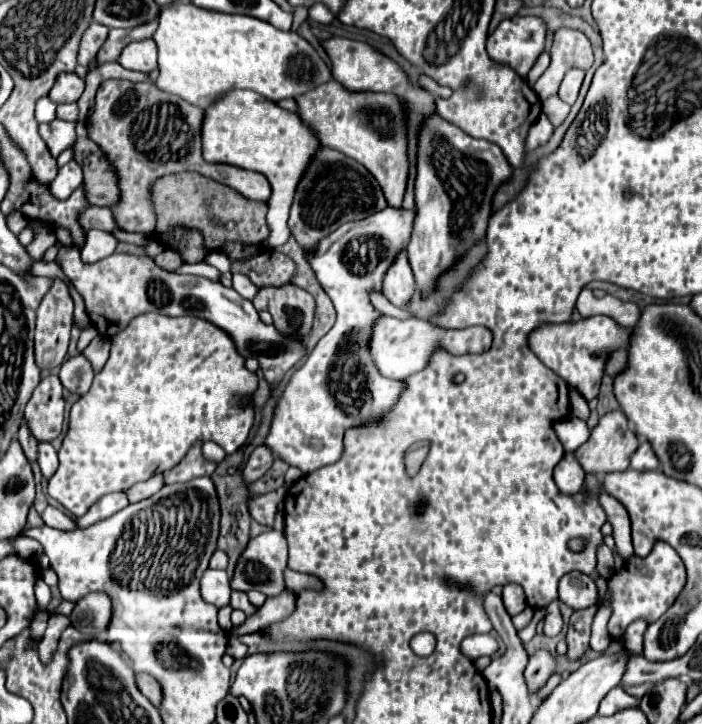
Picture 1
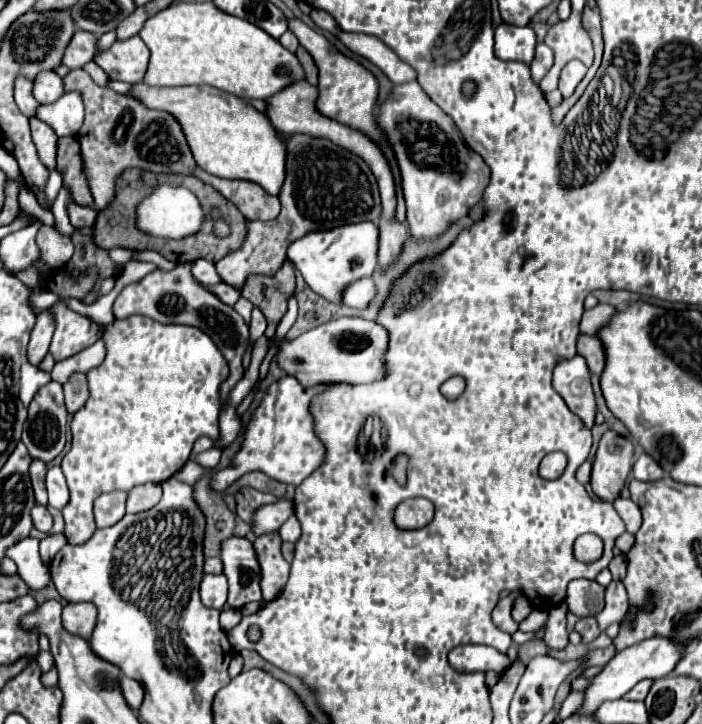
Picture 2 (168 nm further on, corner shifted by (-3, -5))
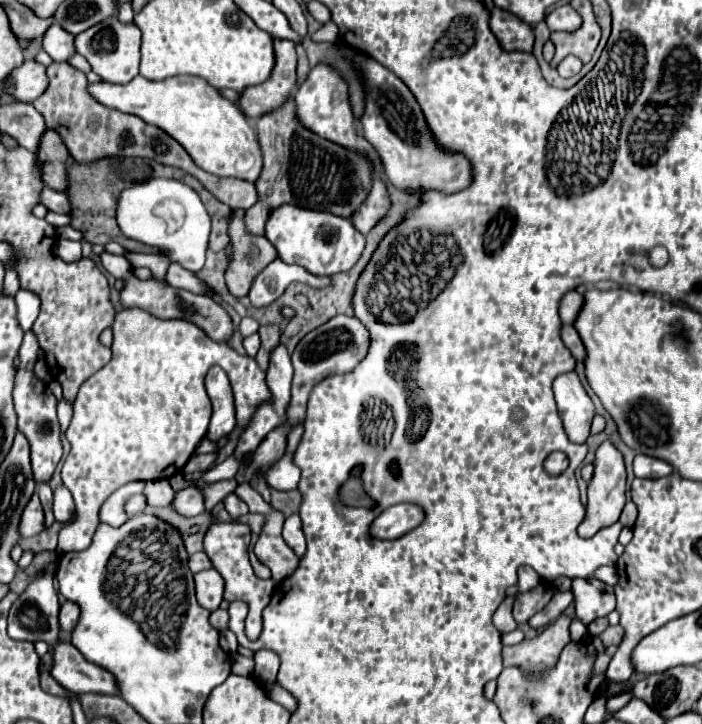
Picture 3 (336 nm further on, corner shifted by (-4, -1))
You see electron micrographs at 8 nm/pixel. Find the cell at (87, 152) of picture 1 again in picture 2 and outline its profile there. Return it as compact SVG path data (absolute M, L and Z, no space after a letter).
M61 137L57 151L57 169L63 175L63 185L71 189L73 201L85 207L93 207L93 195L83 169L83 155L75 137Z

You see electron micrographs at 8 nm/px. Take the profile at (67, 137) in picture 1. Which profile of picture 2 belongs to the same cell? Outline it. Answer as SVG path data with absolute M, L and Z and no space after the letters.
M31 119L31 135L33 135L33 143L37 147L39 159L43 159L43 163L49 169L55 169L55 165L57 165L57 141L59 141L55 131L51 131L51 127L47 127L47 123L43 123L39 119Z

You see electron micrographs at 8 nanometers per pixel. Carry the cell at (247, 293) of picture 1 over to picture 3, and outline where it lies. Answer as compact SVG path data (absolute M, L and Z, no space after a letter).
M170 265L168 271L166 271L166 281L172 285L172 287L178 287L178 289L186 289L186 291L192 291L192 293L206 293L208 287L204 281L200 281L192 271L184 271L184 267L176 267L176 265Z

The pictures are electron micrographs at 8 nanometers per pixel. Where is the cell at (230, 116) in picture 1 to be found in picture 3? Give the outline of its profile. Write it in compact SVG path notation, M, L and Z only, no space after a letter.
M136 75L126 85L112 85L104 81L90 83L88 93L104 107L136 115L148 125L166 131L186 149L200 169L212 175L238 177L252 183L260 175L262 153L254 129L248 125L238 105L224 99L212 85L204 83L204 79L178 75L164 81L148 81L142 75Z

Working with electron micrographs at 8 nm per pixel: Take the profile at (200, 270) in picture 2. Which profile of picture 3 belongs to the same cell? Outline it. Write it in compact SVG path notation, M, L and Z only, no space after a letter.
M148 179L124 189L116 205L116 221L120 231L134 241L160 249L170 263L198 273L206 260L210 235L210 215L200 197L188 185L176 179Z

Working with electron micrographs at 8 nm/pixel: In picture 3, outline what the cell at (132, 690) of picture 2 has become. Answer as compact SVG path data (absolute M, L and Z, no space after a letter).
M62 637L52 647L52 677L74 693L102 693L118 695L116 681L102 667L86 661L76 647Z

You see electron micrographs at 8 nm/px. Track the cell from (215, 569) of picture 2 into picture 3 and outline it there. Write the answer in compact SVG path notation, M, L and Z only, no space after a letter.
M198 551L198 553L194 553L194 555L188 557L188 567L190 567L192 573L198 573L198 571L204 571L204 569L210 569L212 563L210 563L210 559L204 555L204 551Z

